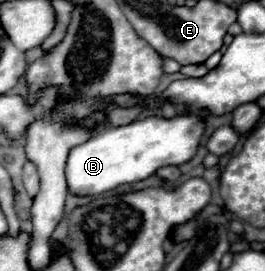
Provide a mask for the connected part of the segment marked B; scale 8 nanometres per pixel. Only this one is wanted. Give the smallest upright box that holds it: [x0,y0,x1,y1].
[67,112,205,196]

